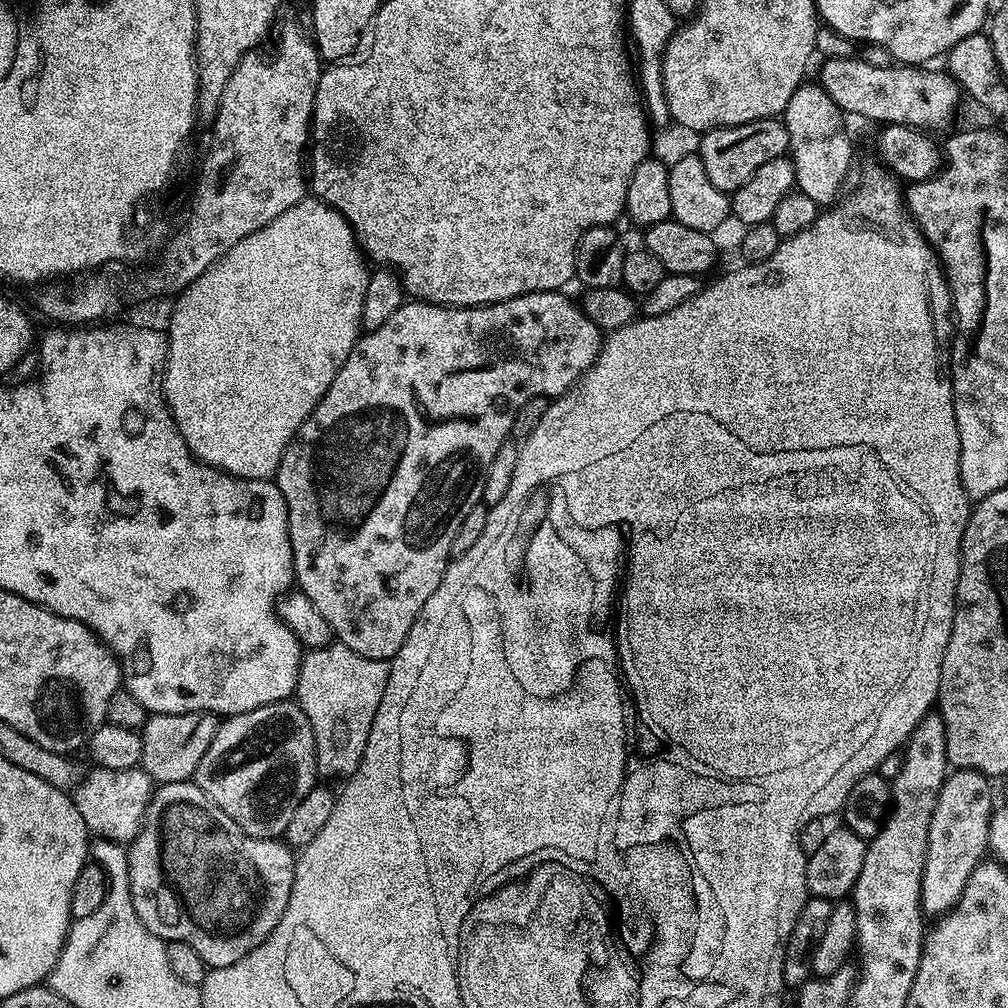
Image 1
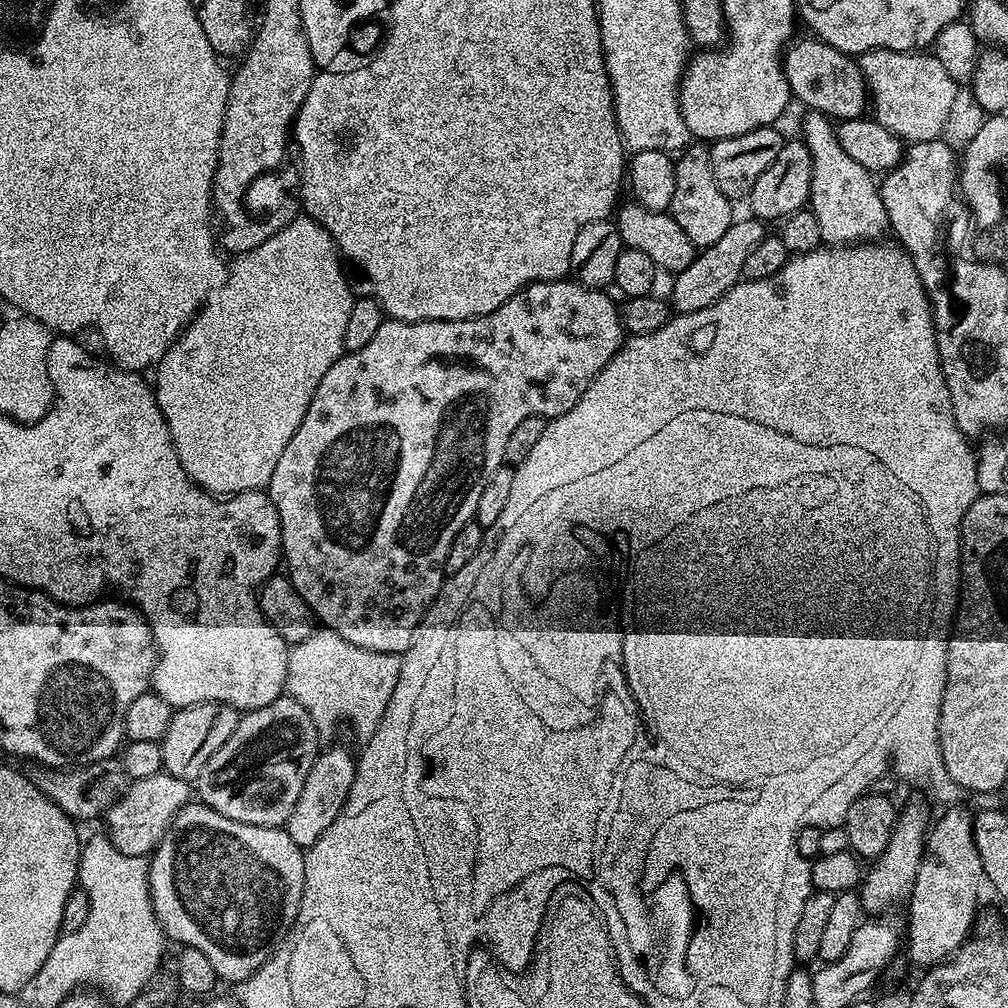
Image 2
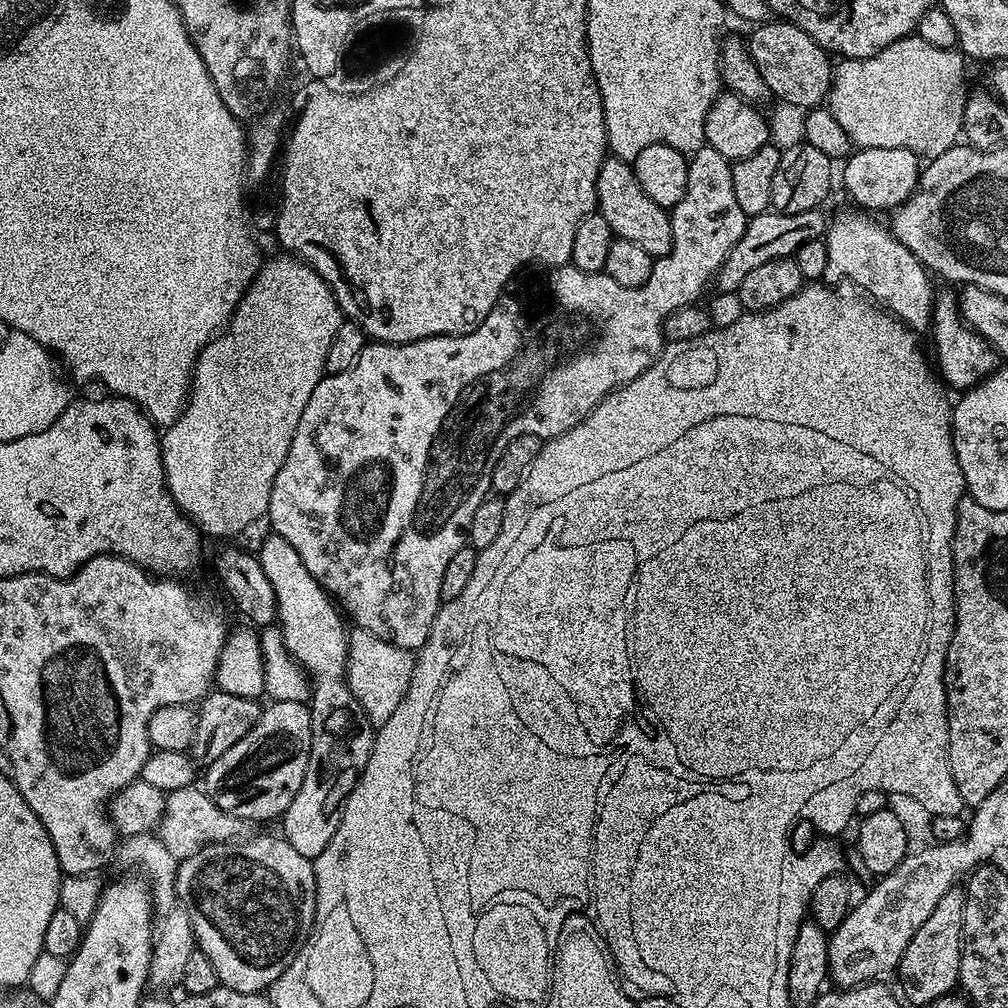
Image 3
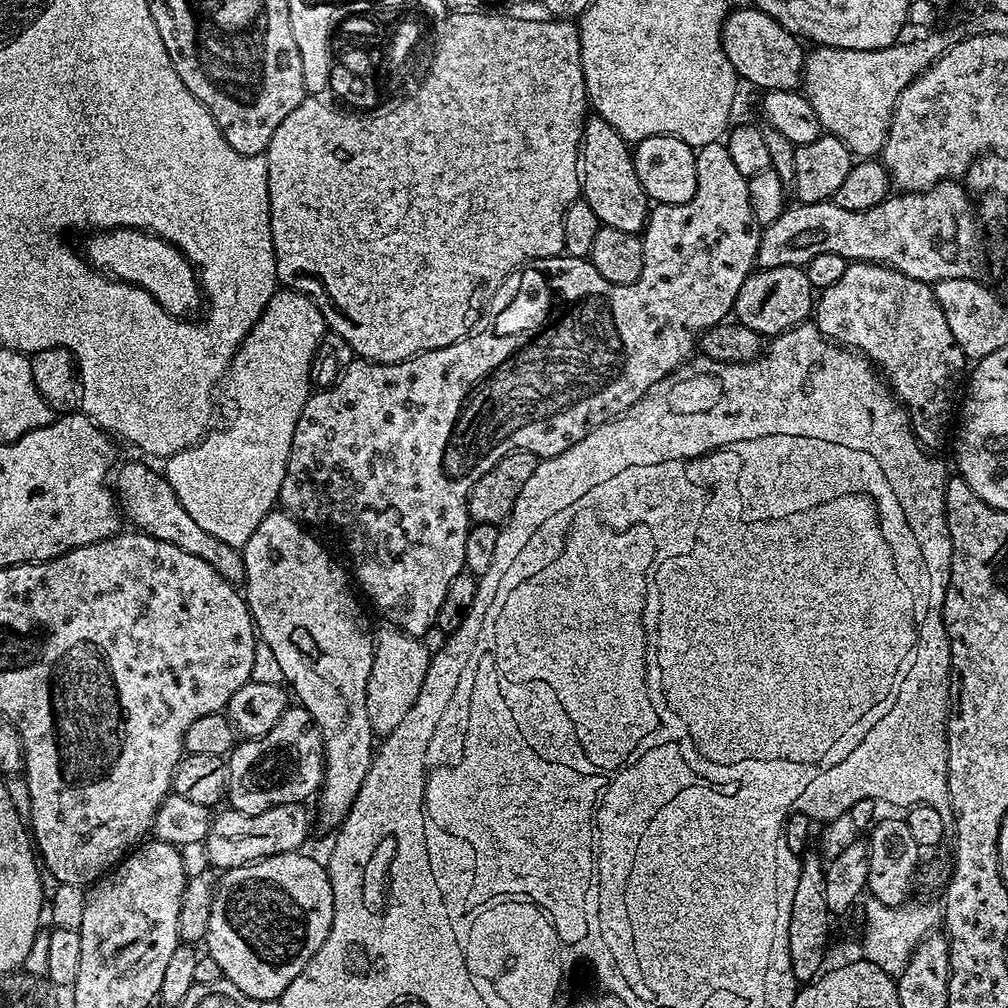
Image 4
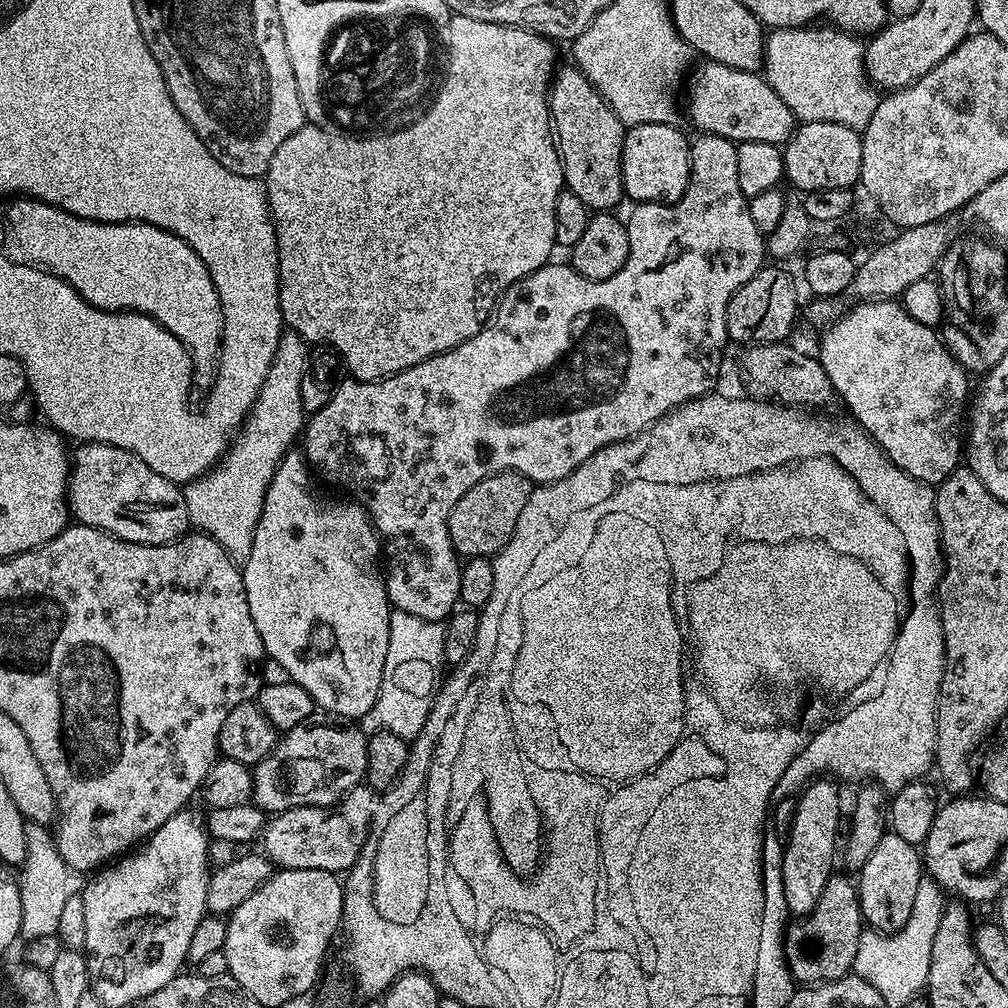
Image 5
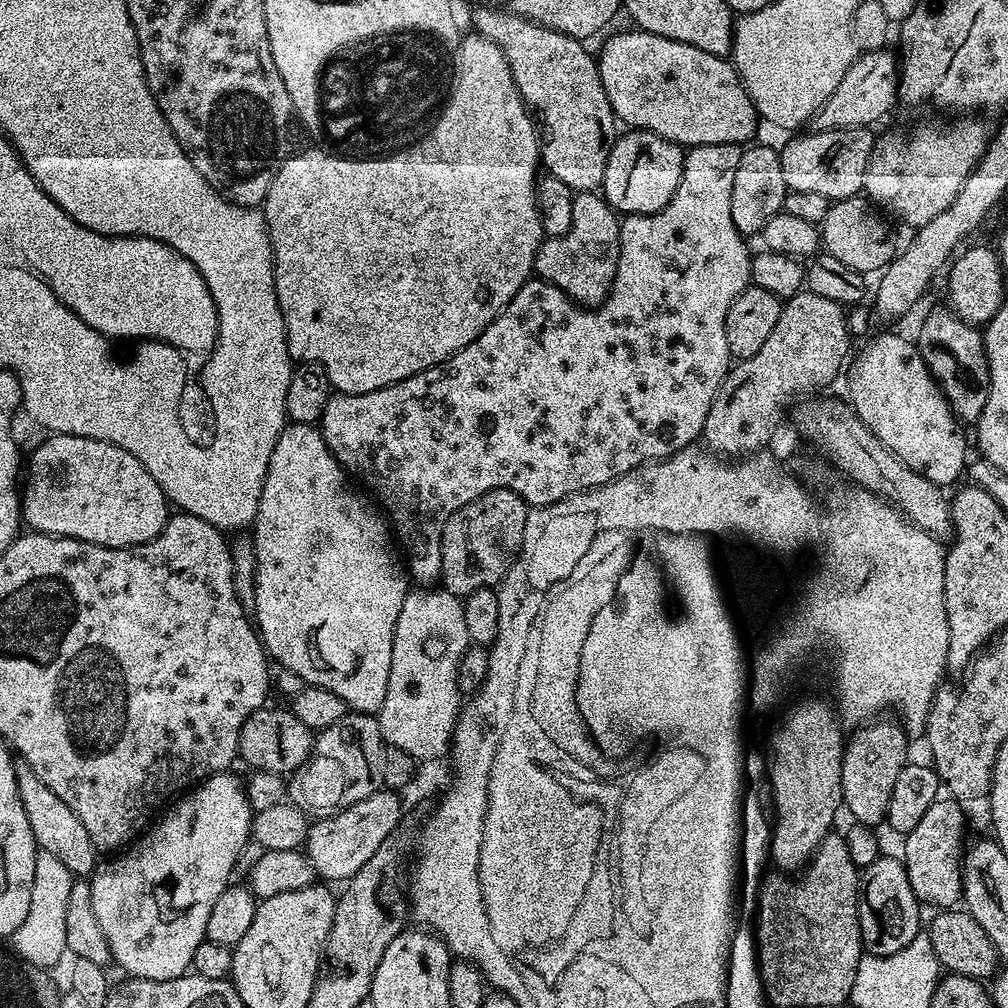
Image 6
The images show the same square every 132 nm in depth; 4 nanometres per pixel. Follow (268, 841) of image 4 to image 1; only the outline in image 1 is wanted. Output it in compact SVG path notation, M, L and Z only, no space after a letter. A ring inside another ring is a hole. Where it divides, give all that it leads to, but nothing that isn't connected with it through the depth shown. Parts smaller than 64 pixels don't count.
M99 766L89 769L81 780L79 777L75 781L70 792L73 802L78 806L78 814L82 814L82 822L86 822L93 837L114 840L121 846L127 845L138 834L140 823L144 820L144 811L152 801L154 781L139 766L126 770L110 770Z

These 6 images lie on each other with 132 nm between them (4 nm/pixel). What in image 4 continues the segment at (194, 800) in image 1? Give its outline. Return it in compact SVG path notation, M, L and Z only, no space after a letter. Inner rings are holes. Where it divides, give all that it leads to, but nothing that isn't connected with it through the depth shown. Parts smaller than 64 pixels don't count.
M303 851L274 854L252 864L227 869L221 875L224 877L215 881L206 952L218 962L221 977L250 998L279 1001L286 986L302 974L330 934L334 922L334 890L328 870L321 861L319 864L314 857L304 855Z

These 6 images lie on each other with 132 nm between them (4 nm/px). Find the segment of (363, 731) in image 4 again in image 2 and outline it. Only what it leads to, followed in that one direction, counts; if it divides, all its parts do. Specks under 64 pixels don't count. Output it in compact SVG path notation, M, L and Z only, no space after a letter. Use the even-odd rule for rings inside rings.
M328 748L317 755L314 766L310 766L310 774L306 774L306 782L302 782L302 794L298 794L298 802L290 814L286 831L290 838L302 850L312 847L314 842L340 817L342 806L356 782L357 757L352 756L344 748Z

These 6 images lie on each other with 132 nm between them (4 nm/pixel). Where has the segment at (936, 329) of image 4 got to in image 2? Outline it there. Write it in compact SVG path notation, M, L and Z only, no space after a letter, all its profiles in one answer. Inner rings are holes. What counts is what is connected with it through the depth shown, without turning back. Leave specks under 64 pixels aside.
M809 111L804 120L804 133L802 139L805 146L810 150L812 159L812 177L810 178L810 194L808 204L814 218L818 218L818 226L822 230L822 241L828 246L851 246L861 242L876 242L881 239L883 232L889 231L888 215L886 206L882 206L880 186L877 177L854 162L846 150L842 150L842 144L836 137L836 124L829 117L820 112Z

